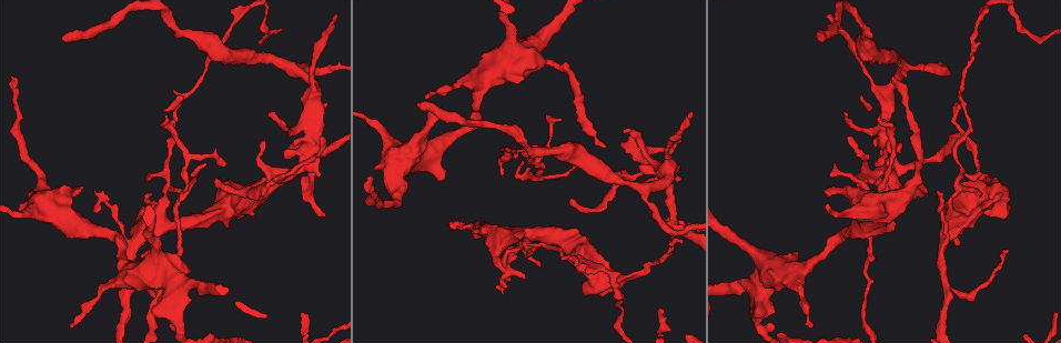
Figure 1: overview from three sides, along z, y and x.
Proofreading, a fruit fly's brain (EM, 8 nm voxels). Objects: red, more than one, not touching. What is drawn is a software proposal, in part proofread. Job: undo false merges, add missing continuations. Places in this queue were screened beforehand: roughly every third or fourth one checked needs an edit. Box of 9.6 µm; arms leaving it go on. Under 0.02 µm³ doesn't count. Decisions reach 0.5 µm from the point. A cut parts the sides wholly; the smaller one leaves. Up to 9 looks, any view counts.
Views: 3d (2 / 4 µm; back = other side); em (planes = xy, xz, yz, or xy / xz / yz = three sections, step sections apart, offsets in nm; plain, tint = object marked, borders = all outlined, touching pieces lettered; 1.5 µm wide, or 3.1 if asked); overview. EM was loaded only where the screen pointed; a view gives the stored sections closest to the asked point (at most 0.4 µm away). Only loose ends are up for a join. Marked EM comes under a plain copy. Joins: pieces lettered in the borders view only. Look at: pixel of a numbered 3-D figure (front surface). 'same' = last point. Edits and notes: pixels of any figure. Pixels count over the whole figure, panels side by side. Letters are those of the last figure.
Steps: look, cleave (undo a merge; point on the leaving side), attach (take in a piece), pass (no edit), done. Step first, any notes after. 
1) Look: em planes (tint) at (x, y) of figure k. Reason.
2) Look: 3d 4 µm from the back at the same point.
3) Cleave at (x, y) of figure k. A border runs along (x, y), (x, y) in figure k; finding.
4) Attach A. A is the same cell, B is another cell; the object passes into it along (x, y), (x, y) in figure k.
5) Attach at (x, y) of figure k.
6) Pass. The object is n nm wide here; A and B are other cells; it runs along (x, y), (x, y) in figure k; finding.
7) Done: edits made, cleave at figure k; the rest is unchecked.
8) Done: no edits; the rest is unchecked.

Look: 3d 4 µm from the back at (943, 278) of figure 1. Sudden change in width.

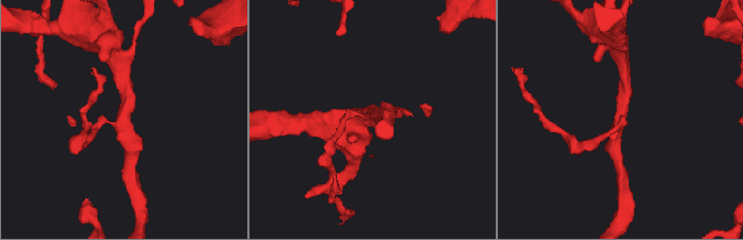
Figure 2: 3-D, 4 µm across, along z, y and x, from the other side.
Look: em planes (borders) at (123, 117) of figure 2.

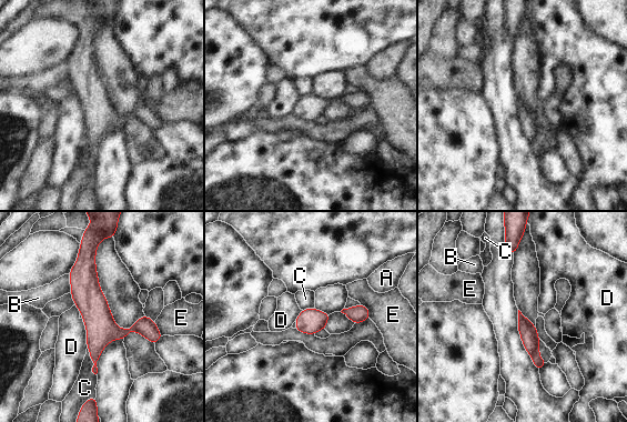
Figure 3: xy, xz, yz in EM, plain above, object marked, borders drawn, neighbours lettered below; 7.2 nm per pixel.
Pass. The longest contact is with D, 220 nm; A, B, C, D and E are other cells; all the same neuron.

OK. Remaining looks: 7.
Look: 3d 2 µm at (892, 223) of figure 1. Free end.

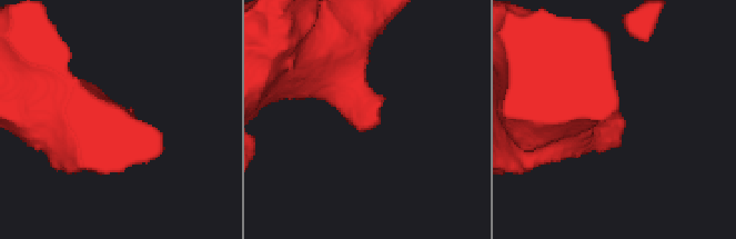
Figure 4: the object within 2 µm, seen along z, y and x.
Look: em planes (borders) at (619, 118) of figure 4. Now the EM.

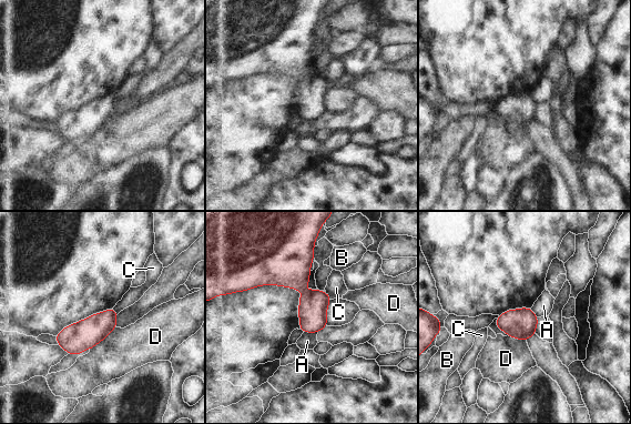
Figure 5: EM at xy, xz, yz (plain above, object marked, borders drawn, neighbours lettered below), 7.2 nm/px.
Pass. A, B, C and D are other cells; a border runs along (317, 331), (303, 333) in figure 5; none of them fits.

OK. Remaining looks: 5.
Look: 3d 4 µm at (325, 214) of figure 1. Free end.

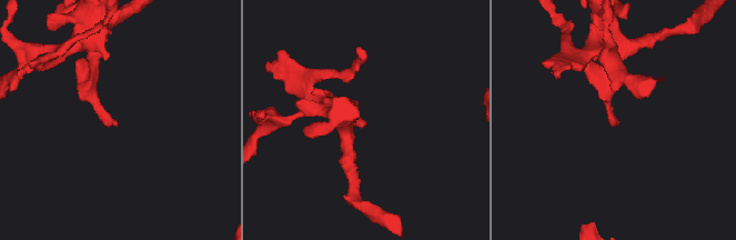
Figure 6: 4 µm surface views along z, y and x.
Look: em planes (borders) at (116, 123) of figure 6. Shape alone is not enough.

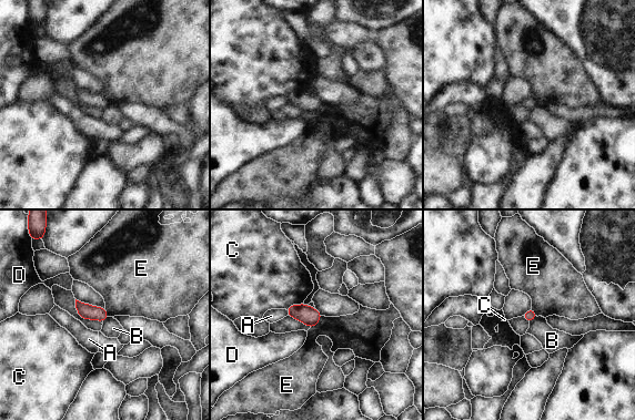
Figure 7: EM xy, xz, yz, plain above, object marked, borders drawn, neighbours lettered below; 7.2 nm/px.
Pass. A, B, C, D and E are other cells; a border runs along (538, 316), (530, 323) in figure 7; none of them fits.

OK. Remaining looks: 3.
Look: 3d 2 µm at (833, 164) of figure 1. An open end.

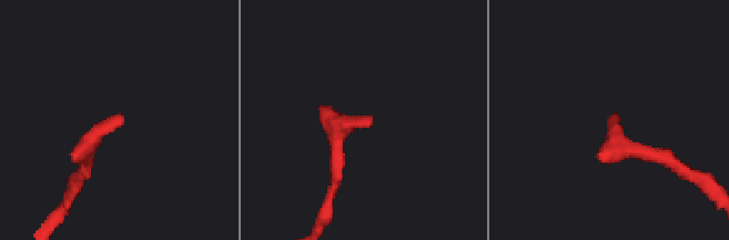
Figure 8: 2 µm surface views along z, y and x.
Look: em xy step 8 (borders) at (371, 120) of figure 8.

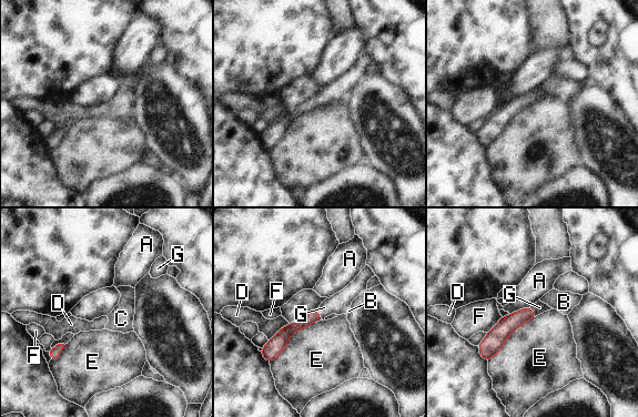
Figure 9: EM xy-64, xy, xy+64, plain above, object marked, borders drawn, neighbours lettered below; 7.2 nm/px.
Look: em planes (borders) at the same point. Another direction.

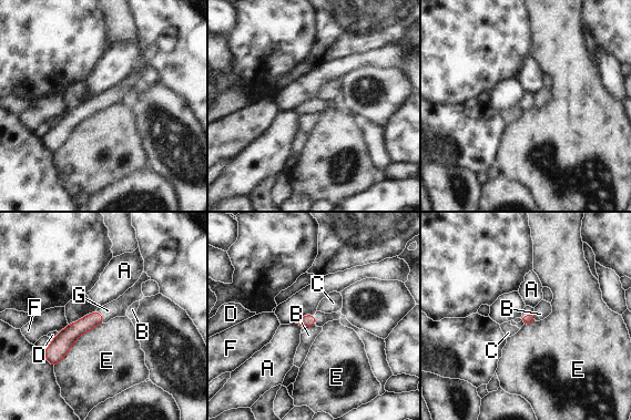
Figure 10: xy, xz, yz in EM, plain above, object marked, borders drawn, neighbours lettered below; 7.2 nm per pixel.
Attach G. G is the same cell, A, B, C, D, E and F are other cells; the neuron continues.

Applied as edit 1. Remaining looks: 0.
Done: edits made, attach at figure 10; the rest is unchecked.

